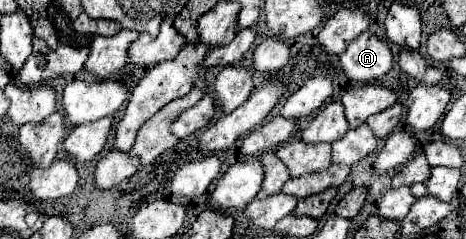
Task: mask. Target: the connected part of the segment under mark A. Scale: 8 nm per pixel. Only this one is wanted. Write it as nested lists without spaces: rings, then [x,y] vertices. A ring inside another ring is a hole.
[[[365,31],[349,43],[341,55],[341,67],[349,79],[369,83],[393,67],[393,53],[389,43],[381,41],[371,31]]]

